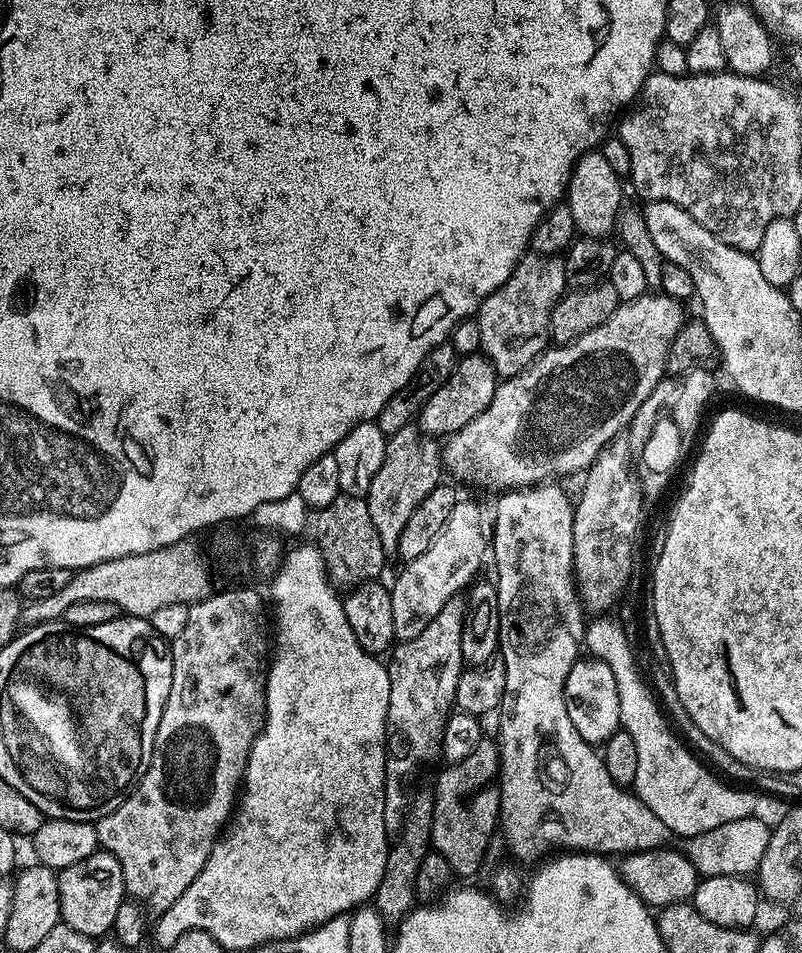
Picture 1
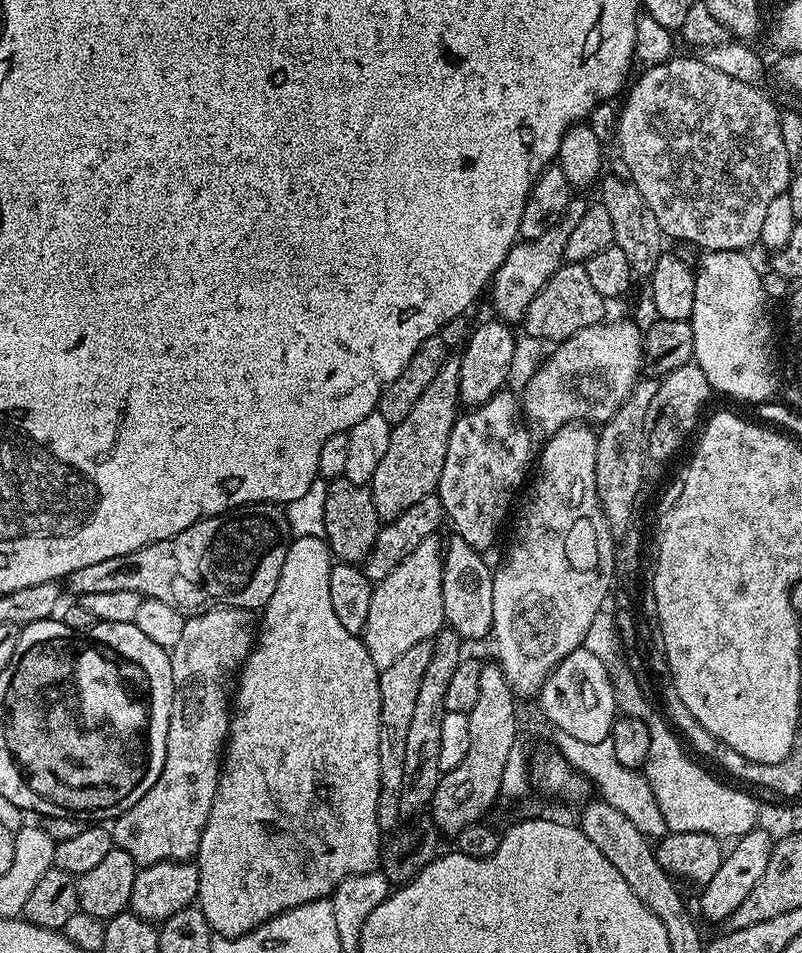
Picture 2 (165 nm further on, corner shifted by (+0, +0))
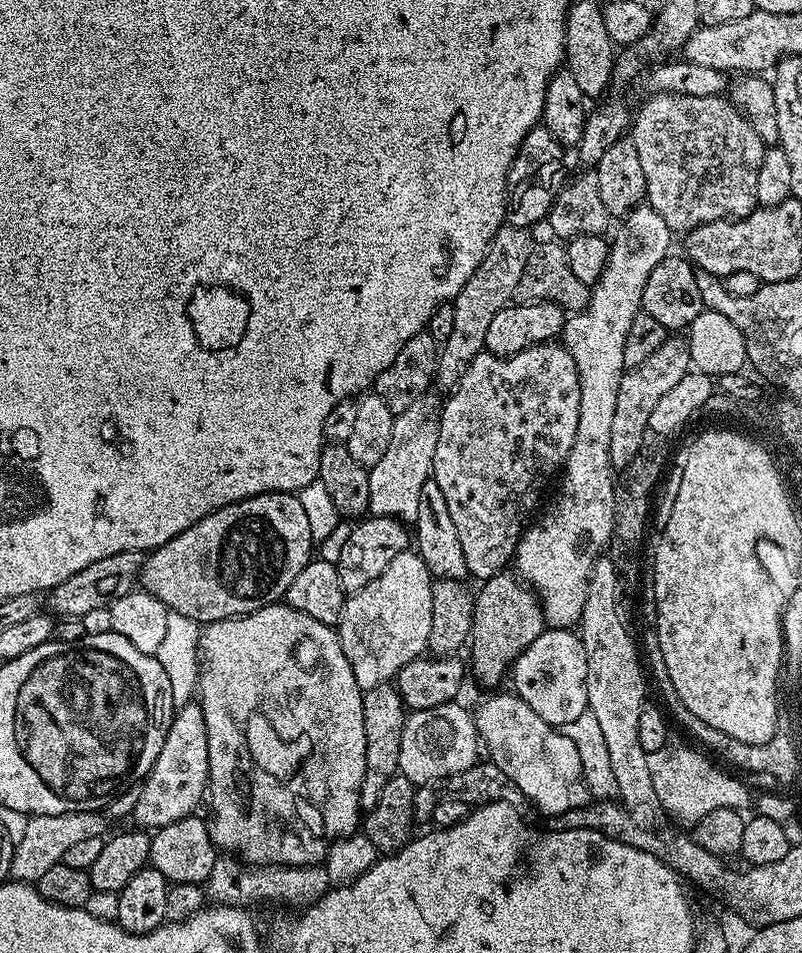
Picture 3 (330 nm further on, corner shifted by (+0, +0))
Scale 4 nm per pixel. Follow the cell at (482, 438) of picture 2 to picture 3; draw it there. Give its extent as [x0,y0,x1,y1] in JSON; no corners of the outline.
[431,342,580,582]

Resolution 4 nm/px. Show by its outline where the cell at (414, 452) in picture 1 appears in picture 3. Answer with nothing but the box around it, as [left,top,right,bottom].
[434,223,534,389]

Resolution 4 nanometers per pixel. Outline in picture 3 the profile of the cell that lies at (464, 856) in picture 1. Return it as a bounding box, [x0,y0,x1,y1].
[470,571,545,690]

